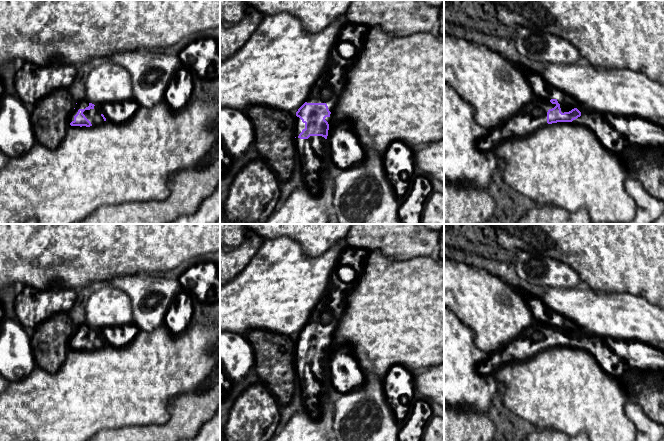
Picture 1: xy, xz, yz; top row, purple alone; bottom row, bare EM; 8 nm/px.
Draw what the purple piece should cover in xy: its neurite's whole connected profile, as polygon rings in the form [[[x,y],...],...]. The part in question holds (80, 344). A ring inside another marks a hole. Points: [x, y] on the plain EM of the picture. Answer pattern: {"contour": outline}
{"contour": [[[86,323],[76,327],[70,340],[71,350],[98,350],[105,345],[100,330],[89,327]]]}

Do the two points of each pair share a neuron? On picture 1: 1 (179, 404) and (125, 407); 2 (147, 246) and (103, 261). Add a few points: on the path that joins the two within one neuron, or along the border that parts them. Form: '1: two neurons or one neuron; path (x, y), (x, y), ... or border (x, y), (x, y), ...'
1: two neurons; border (187, 391), (170, 401), (166, 422), (153, 423)
2: one neuron; path (136, 246), (118, 246), (114, 250)

